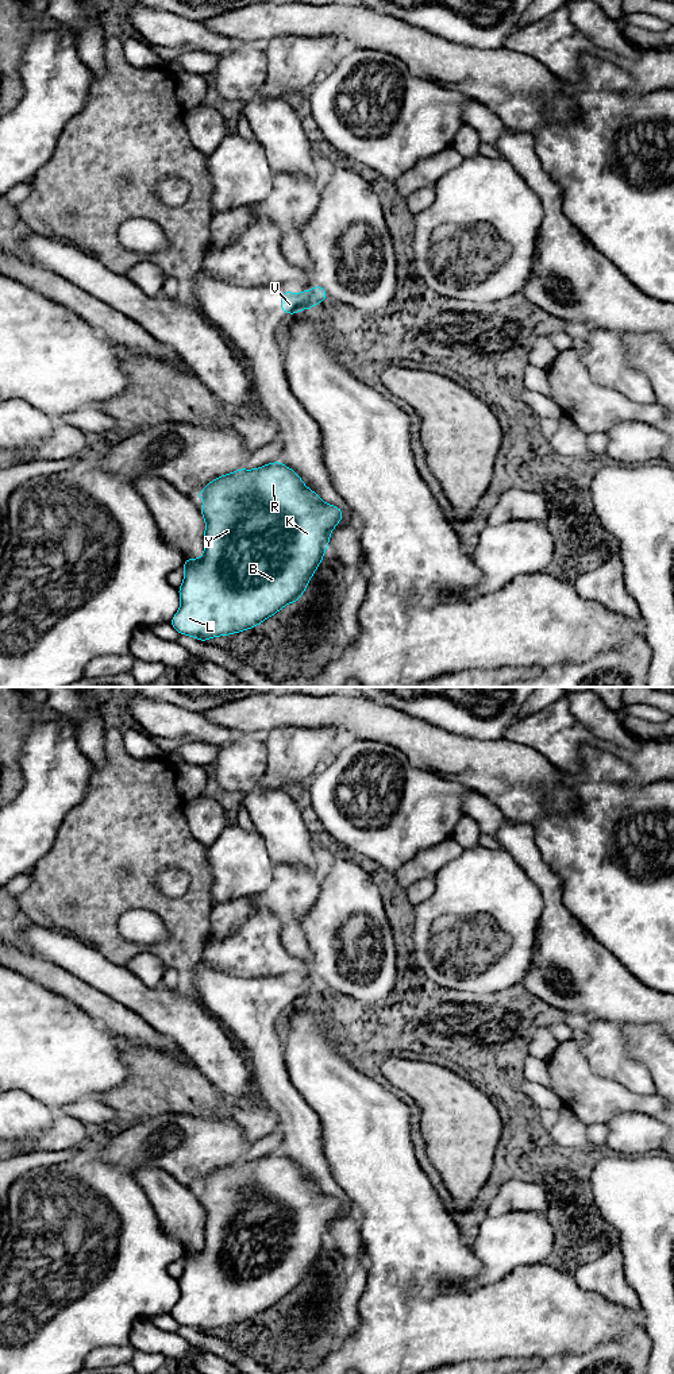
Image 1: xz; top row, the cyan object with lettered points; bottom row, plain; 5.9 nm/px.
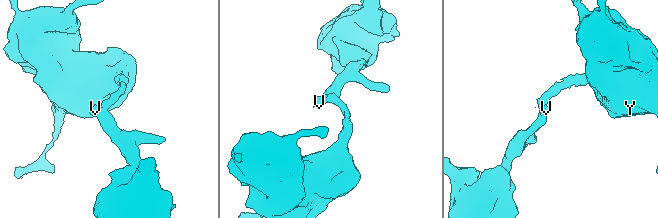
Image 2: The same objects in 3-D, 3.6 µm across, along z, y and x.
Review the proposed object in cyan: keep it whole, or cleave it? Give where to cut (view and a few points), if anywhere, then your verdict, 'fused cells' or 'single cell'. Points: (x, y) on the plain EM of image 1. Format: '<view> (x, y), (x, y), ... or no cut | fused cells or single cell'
xz (308, 983), (314, 996) | fused cells

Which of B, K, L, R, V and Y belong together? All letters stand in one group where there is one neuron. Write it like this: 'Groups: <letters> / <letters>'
Groups: B K L R Y / V

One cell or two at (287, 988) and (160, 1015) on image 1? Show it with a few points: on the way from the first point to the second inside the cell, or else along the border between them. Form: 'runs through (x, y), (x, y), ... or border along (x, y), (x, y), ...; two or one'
border along (196, 994), (200, 1003), (224, 1027); two

